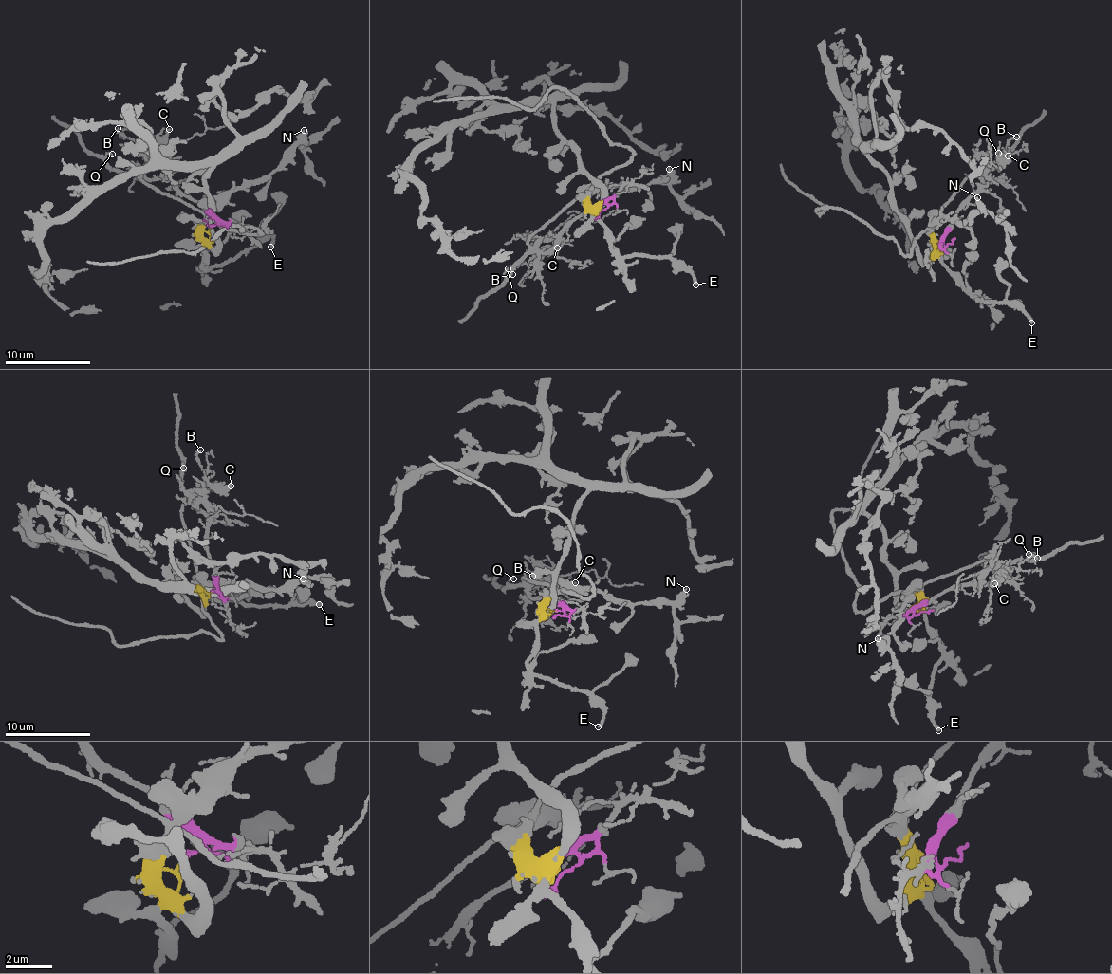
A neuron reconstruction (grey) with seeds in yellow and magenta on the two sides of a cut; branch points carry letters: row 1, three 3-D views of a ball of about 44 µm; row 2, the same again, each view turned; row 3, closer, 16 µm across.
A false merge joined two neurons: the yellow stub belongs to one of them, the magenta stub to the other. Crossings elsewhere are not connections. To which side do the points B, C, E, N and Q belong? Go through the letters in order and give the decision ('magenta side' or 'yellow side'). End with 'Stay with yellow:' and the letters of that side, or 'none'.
B: magenta side
C: magenta side
E: yellow side
N: yellow side
Q: magenta side
Stay with yellow: E, N

